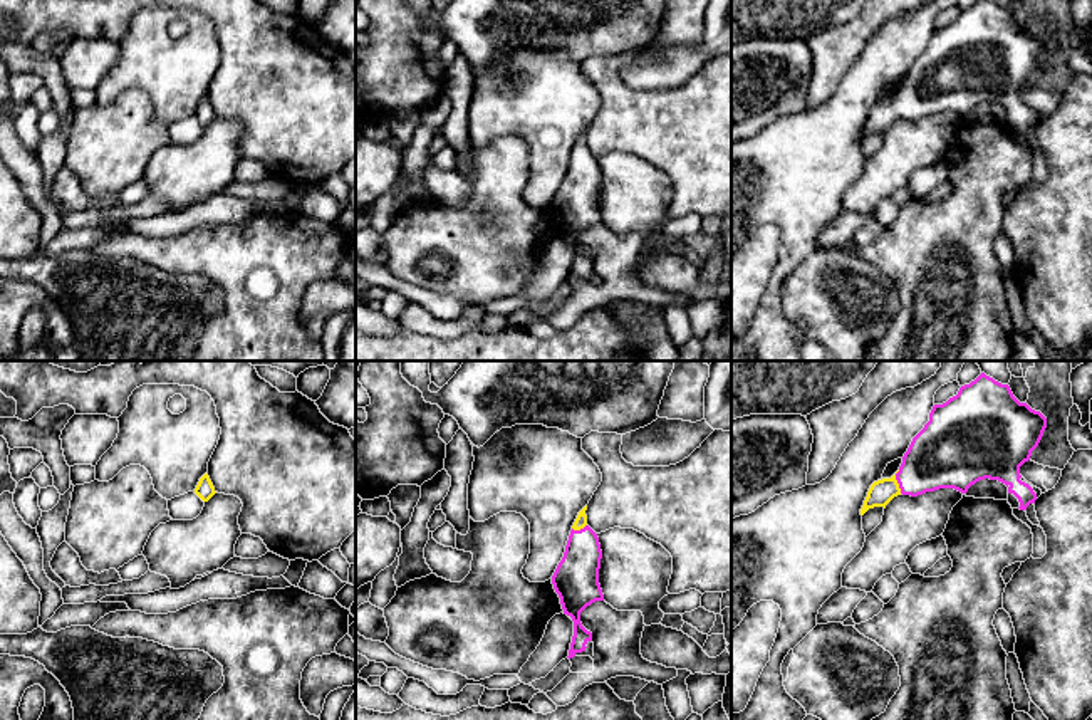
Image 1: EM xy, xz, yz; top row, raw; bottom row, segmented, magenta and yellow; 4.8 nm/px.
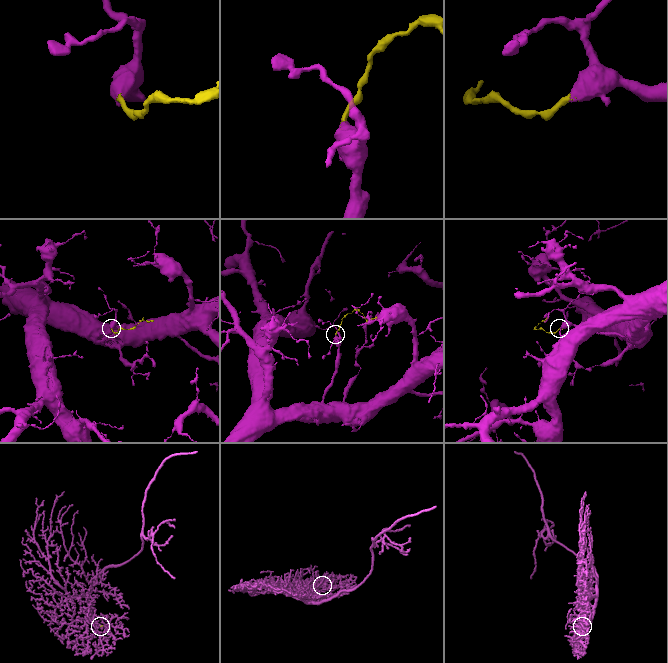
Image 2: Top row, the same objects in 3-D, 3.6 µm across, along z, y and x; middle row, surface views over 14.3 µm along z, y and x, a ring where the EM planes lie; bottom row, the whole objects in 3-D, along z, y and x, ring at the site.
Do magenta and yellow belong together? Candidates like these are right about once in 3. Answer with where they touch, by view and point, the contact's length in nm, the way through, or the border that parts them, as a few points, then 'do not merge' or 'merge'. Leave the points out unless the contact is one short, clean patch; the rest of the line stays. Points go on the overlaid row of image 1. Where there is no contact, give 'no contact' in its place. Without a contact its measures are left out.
meets magenta in yz at (898, 482); contact 110 nm long; runs through yz (941, 455), (915, 477), (898, 482), (881, 492); merge

